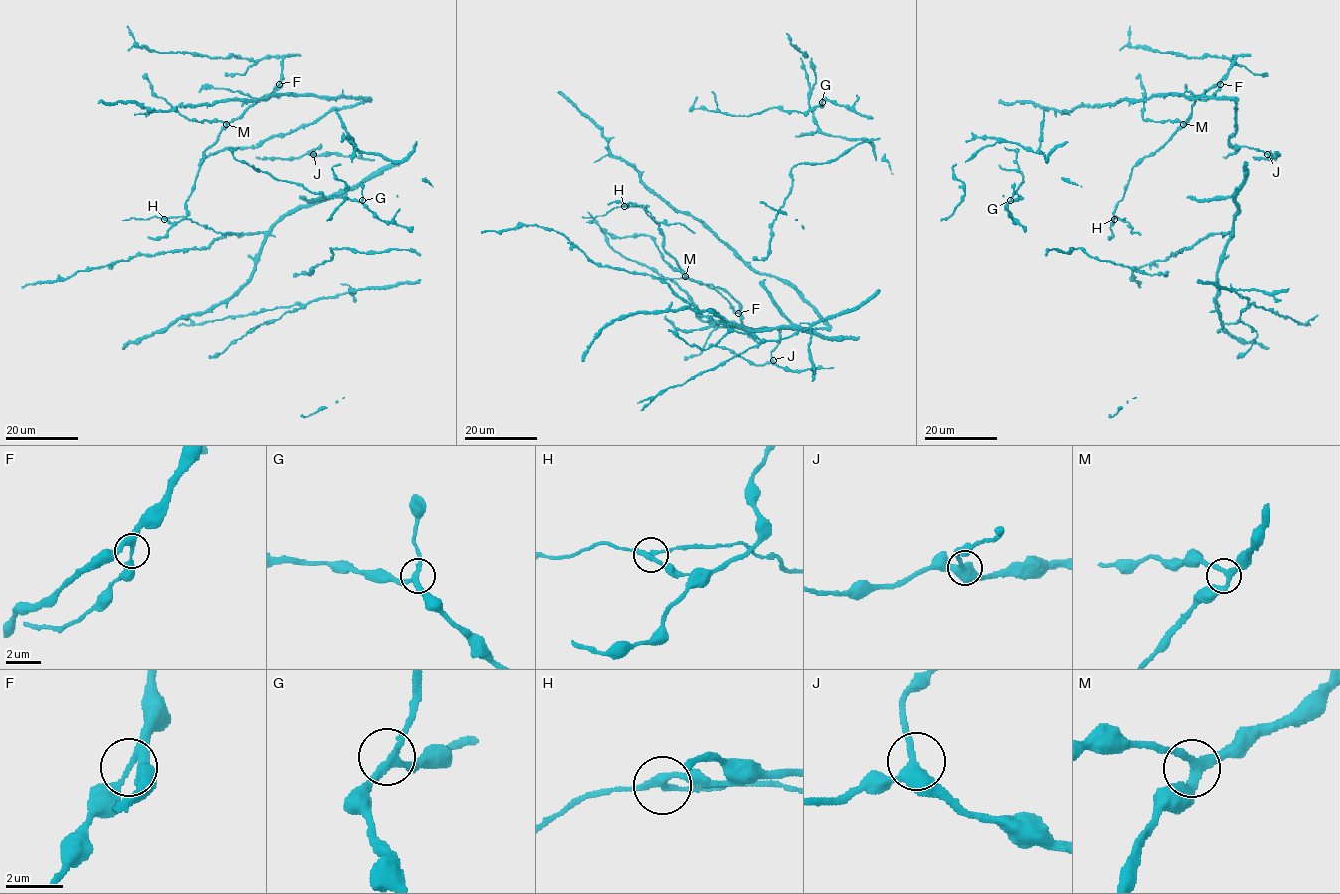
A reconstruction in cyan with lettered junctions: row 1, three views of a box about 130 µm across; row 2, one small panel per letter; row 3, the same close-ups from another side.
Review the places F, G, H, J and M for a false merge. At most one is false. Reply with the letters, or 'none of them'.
H

